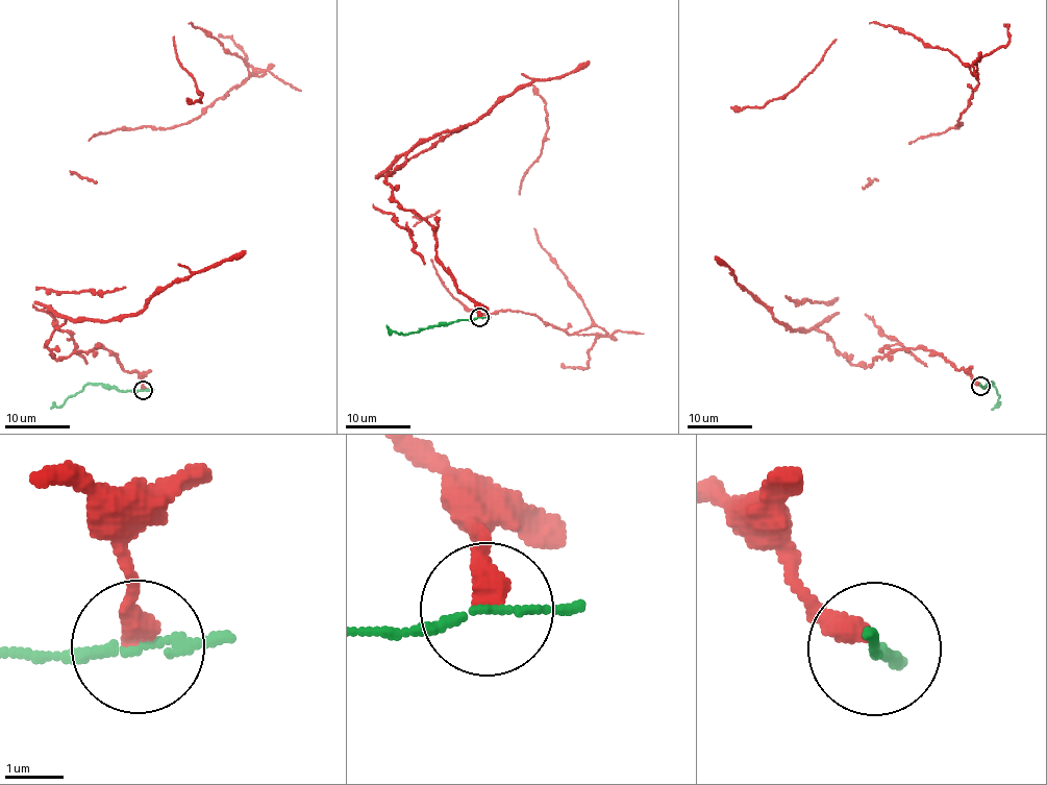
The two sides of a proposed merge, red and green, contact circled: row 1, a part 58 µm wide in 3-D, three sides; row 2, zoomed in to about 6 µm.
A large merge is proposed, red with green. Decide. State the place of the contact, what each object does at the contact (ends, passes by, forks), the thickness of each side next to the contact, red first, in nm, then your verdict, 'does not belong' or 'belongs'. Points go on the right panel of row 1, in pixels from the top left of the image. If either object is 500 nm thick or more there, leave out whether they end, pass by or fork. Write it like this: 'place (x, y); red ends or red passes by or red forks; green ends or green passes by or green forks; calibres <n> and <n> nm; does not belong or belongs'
place (980, 386); red ends; green passes by; calibres 400 and 130 nm; does not belong

